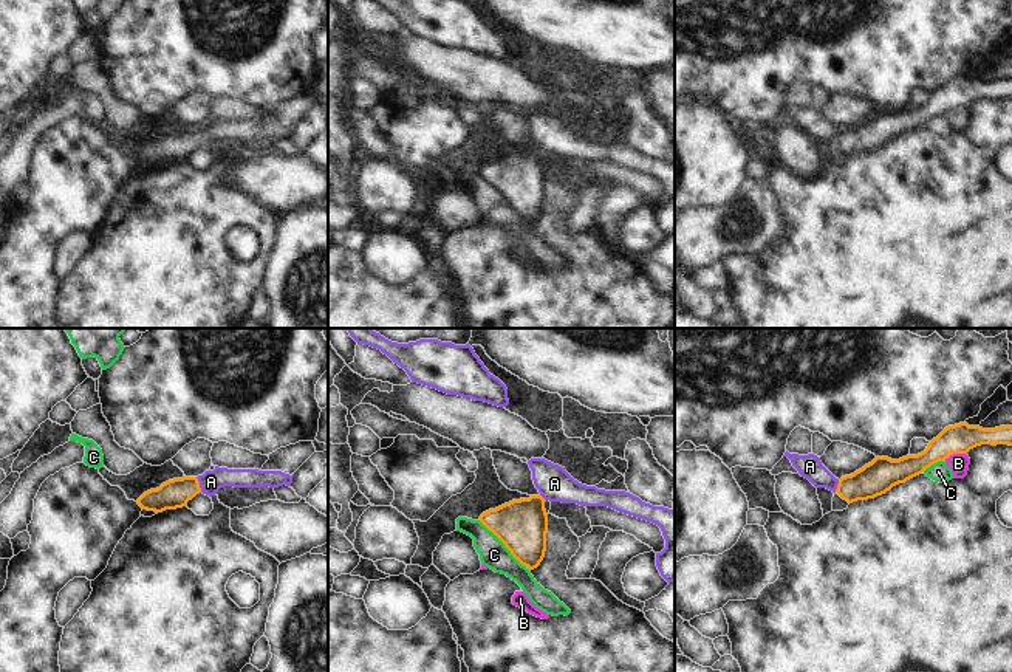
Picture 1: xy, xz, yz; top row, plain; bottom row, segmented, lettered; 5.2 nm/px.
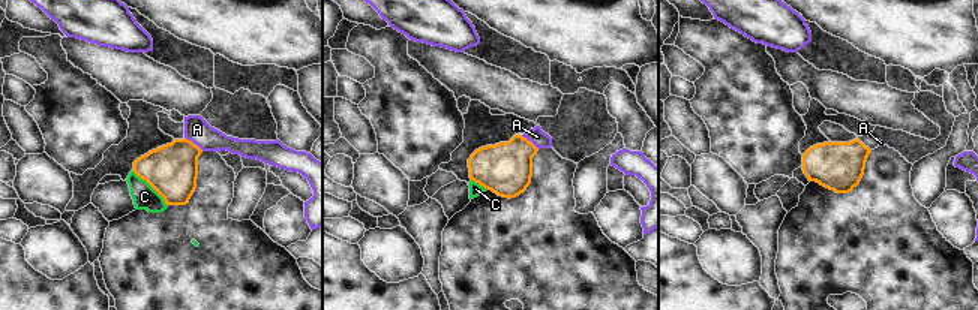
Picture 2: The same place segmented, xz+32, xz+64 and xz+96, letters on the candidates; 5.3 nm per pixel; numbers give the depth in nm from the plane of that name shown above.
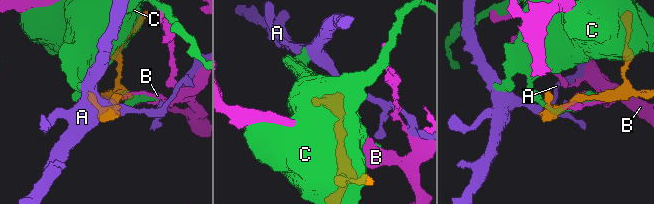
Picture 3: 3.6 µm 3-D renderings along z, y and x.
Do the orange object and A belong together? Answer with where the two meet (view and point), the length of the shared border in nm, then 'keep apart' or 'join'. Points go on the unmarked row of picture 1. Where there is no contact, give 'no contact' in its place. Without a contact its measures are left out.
xy (198, 138) | 90 nm | join

